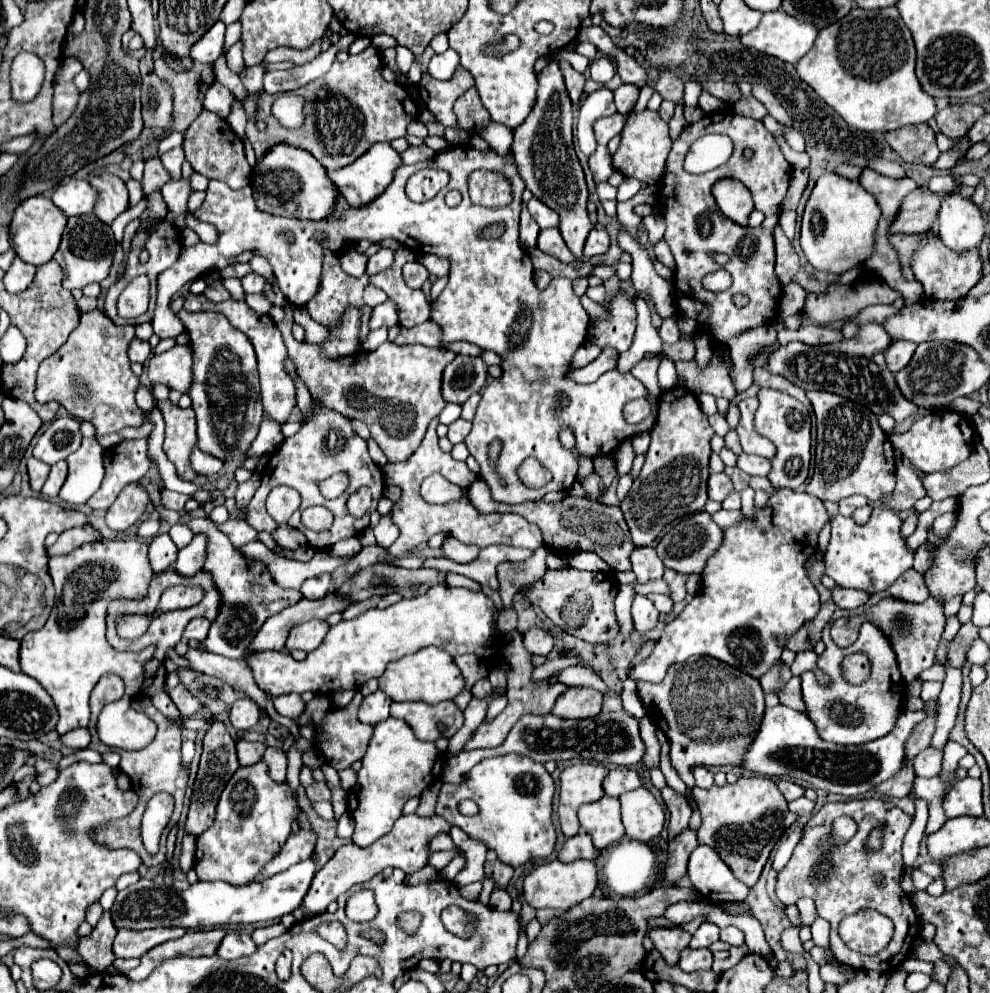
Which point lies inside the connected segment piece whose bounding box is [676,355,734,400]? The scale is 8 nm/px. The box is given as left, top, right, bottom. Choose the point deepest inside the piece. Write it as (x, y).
(714, 379)

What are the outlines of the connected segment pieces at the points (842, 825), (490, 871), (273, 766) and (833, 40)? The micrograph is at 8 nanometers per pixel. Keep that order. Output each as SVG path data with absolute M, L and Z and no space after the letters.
M840 817L840 819L836 819L836 823L832 827L832 835L834 835L832 841L846 843L850 837L854 837L854 833L856 833L856 823L848 817Z
M494 849L488 851L486 863L484 863L484 871L486 871L488 877L494 879L494 883L496 883L498 887L506 887L508 881L510 881L510 877L512 877L512 867L506 865L506 863L502 863L502 861L498 859L498 855L496 855Z
M268 747L264 755L264 763L270 767L270 777L274 781L286 781L286 755L282 749Z
M854 7L844 19L820 29L814 47L796 63L800 79L808 83L824 103L836 109L838 115L850 127L862 131L880 131L880 133L904 125L926 123L936 115L936 103L922 89L914 73L914 67L916 67L916 47L896 7L886 7L878 11Z

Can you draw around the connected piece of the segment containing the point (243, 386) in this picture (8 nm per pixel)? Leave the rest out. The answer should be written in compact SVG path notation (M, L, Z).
M180 309L178 319L188 331L192 359L194 359L194 377L188 389L190 399L194 397L194 413L198 415L198 443L204 451L212 451L222 461L242 461L250 443L258 435L258 427L262 421L262 403L260 403L260 385L258 385L258 369L256 369L256 353L246 335L236 331L228 319L220 313L192 313Z

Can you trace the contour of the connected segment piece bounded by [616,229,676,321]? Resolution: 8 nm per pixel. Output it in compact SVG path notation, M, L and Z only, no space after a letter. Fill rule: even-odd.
M618 229L616 239L618 239L618 245L632 255L632 285L636 293L646 293L652 299L660 319L666 321L668 317L672 317L672 311L676 311L672 285L656 273L654 259L640 245L636 237L632 237L626 229Z

